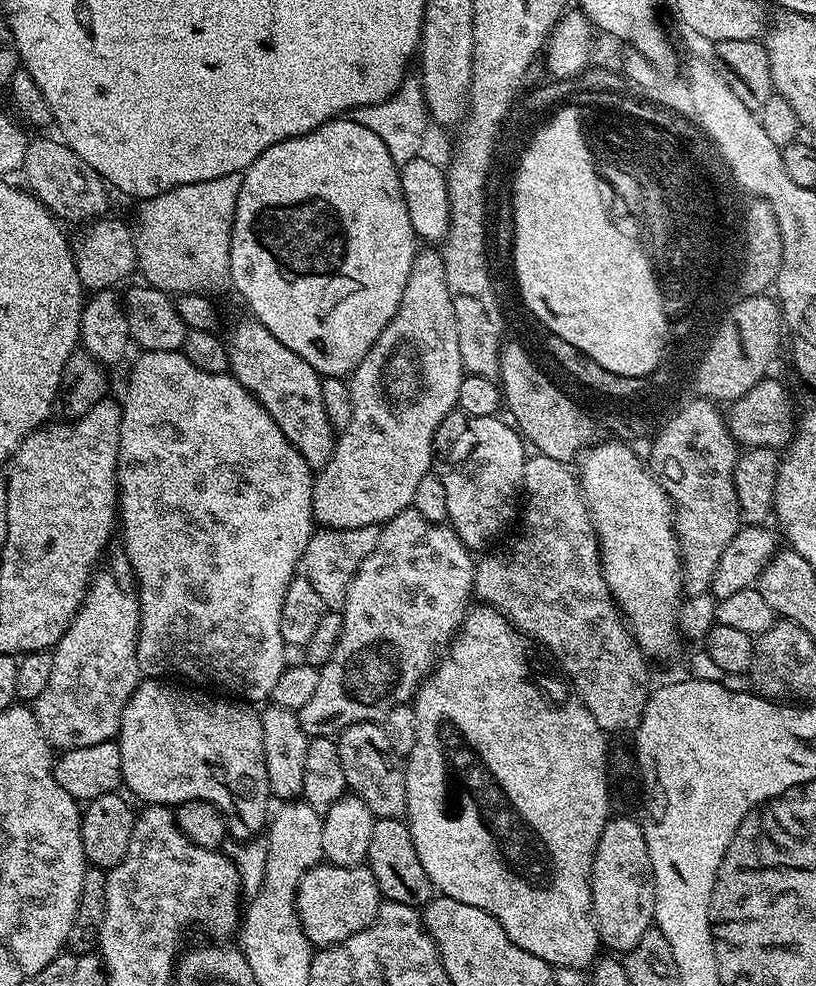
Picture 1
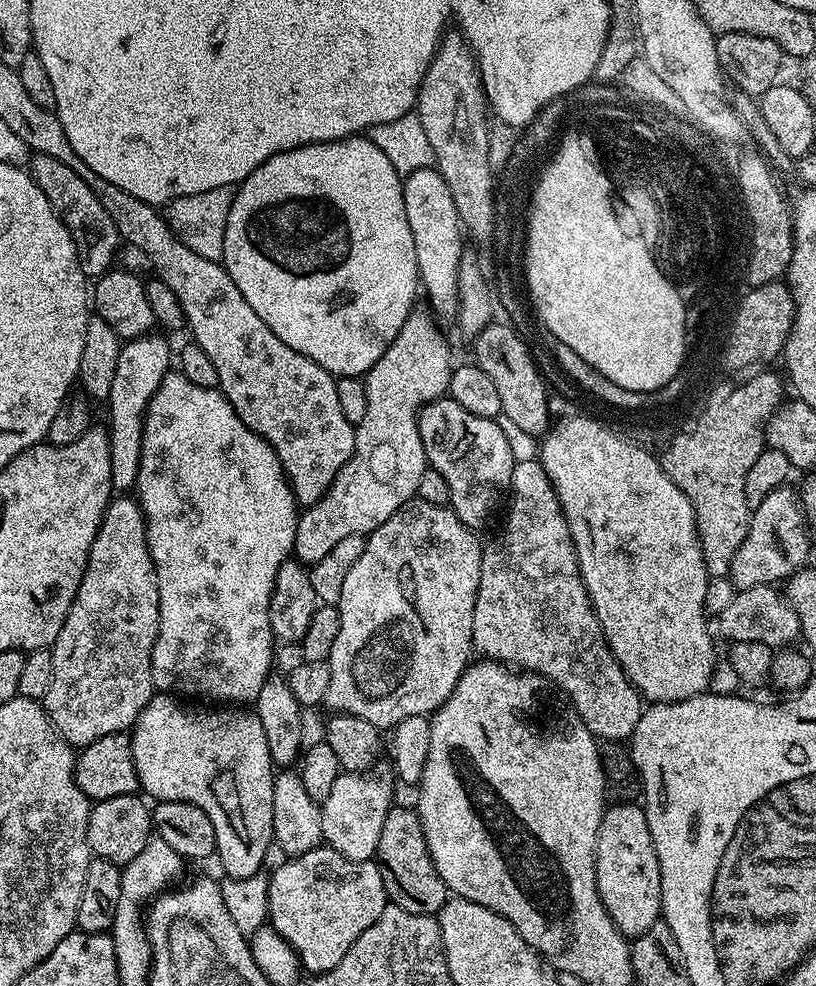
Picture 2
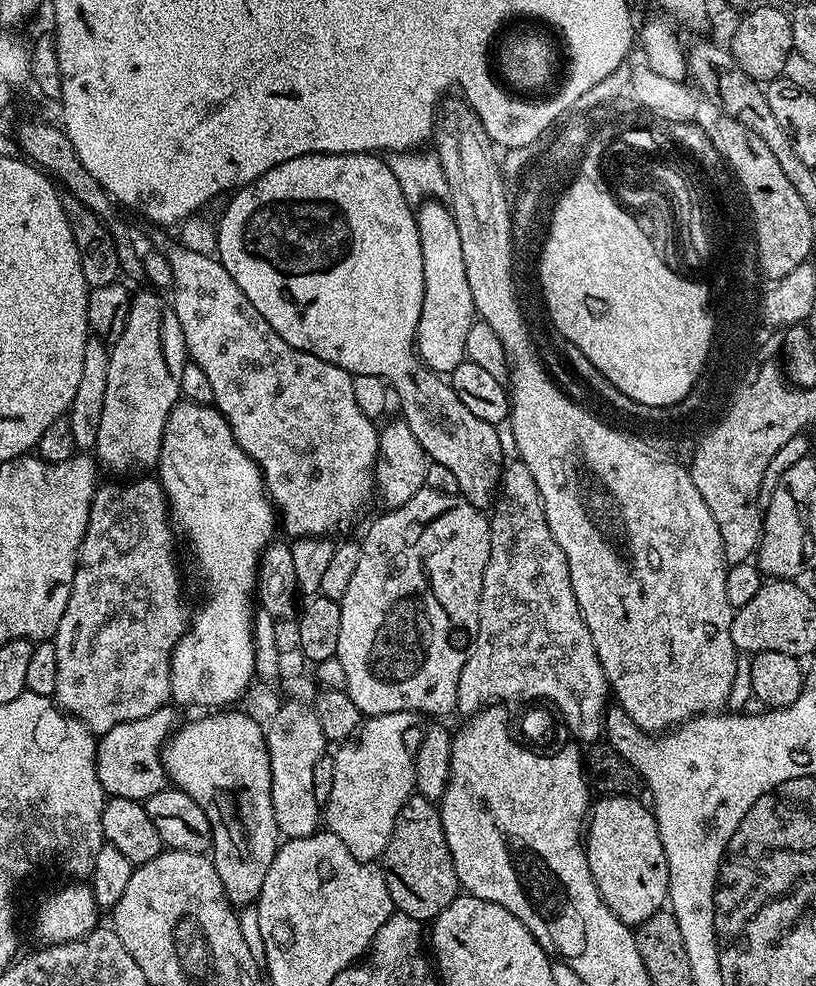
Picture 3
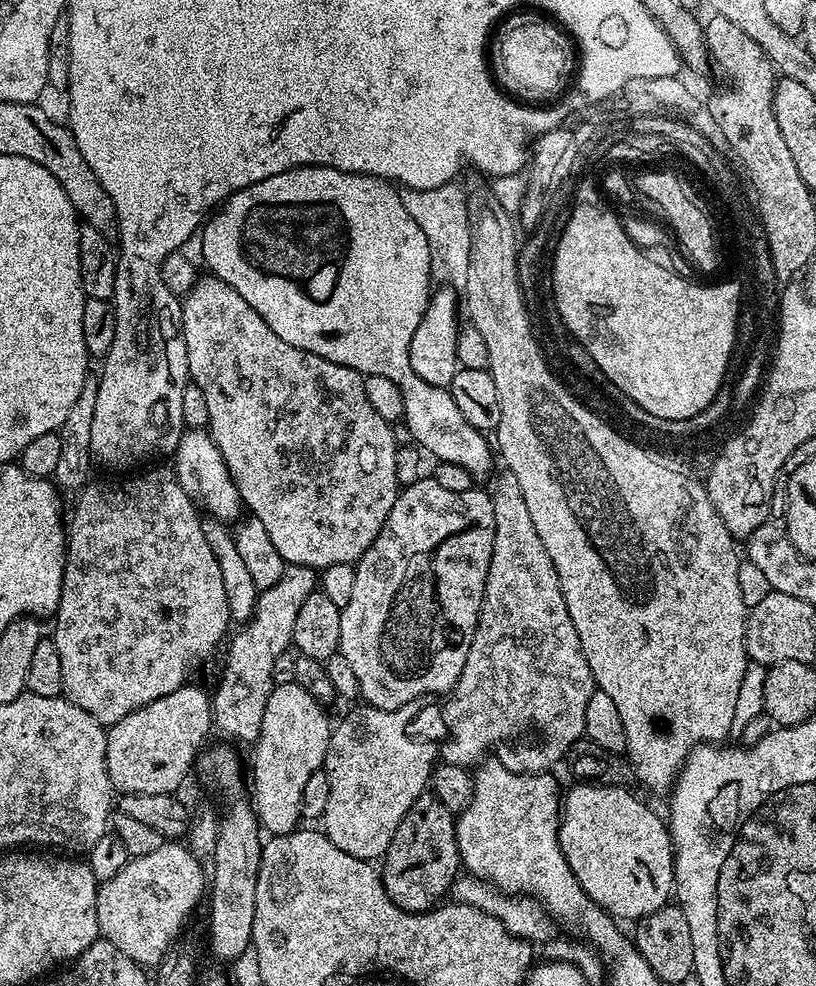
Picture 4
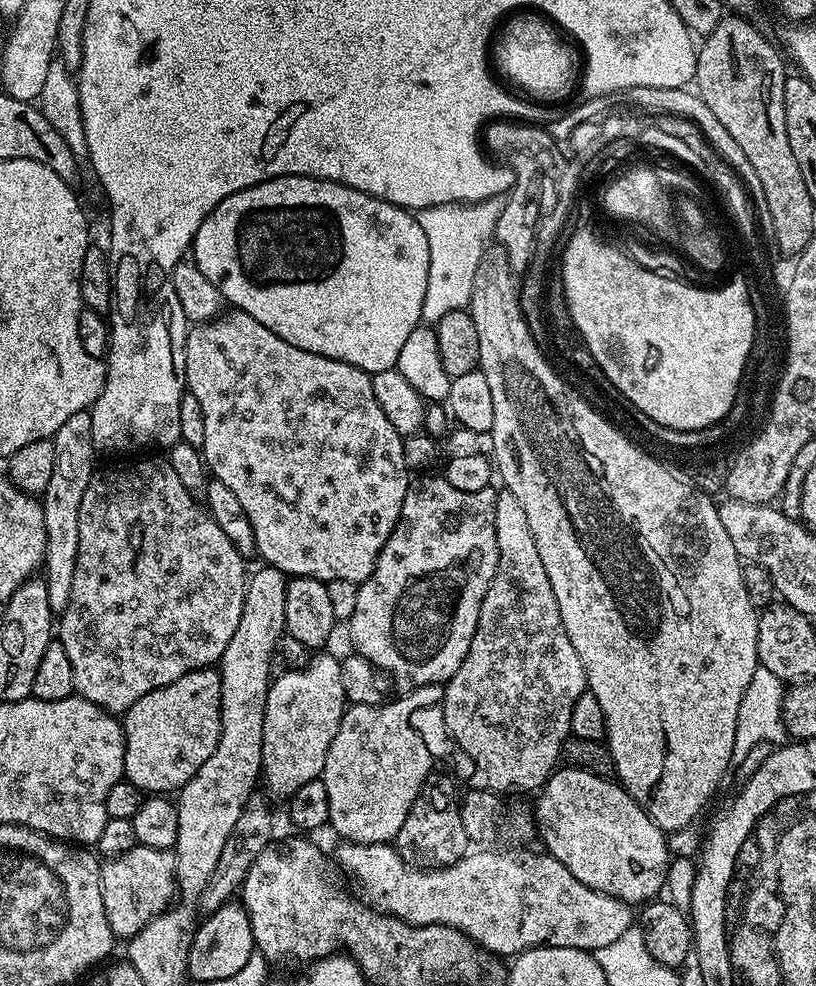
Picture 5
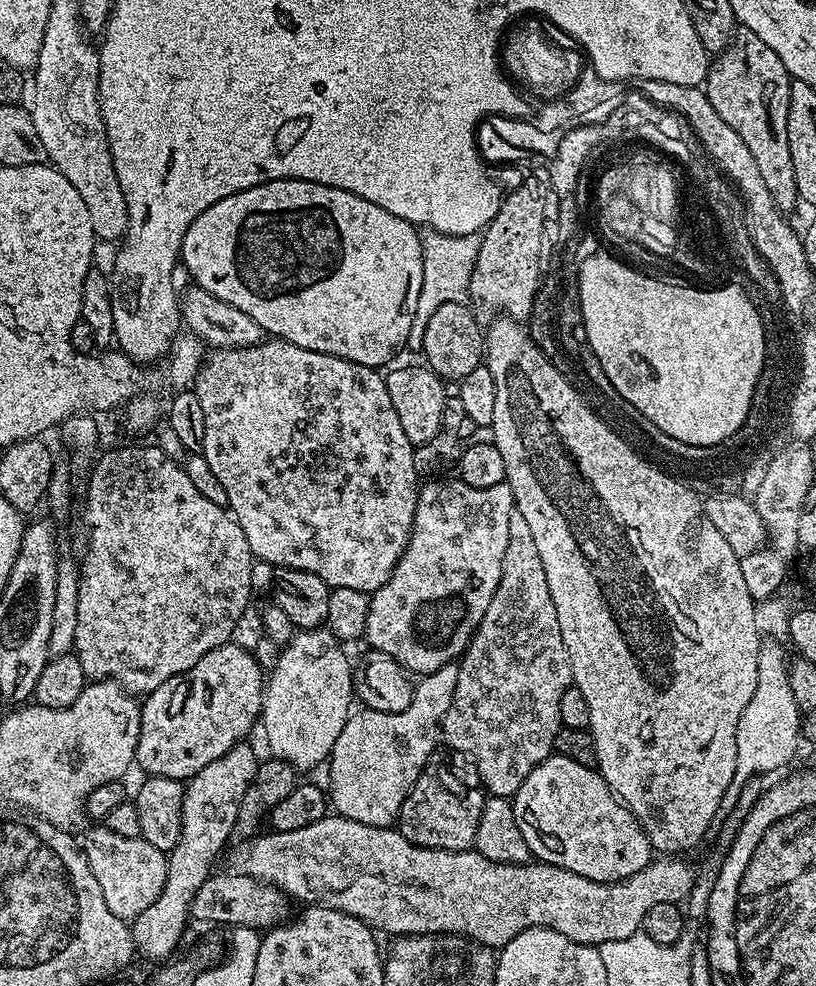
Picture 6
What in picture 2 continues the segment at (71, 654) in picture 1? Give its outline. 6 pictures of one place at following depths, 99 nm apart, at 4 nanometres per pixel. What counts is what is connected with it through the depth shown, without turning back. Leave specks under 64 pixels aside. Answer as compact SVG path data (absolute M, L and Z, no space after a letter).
M120 494L109 500L108 509L104 512L102 522L98 526L98 534L88 551L88 561L82 574L82 582L74 594L74 602L62 622L62 630L58 638L51 646L51 654L54 658L54 678L50 682L50 690L46 690L43 698L44 711L51 718L52 724L60 737L68 741L73 746L83 746L94 742L98 738L106 738L106 734L115 732L127 733L132 725L142 714L143 708L153 698L154 681L152 678L152 651L154 642L158 638L158 618L160 617L160 599L158 598L158 578L156 577L156 567L150 558L148 549L148 539L146 538L146 526L144 525L144 512L140 509L139 503L131 495Z

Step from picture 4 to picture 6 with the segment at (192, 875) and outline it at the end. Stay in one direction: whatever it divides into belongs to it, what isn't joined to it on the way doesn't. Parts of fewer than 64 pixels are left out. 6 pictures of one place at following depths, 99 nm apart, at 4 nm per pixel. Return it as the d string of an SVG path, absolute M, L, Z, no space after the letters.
M103 826L90 828L83 833L85 836L84 840L82 839L82 847L94 879L98 882L98 890L102 890L102 898L106 898L106 906L110 906L110 914L122 918L125 922L131 922L138 914L142 914L142 910L146 910L146 906L154 906L154 902L162 894L162 886L166 886L168 857L162 850L150 846L150 842L141 840L139 836L122 838L122 834L114 834L114 830Z

